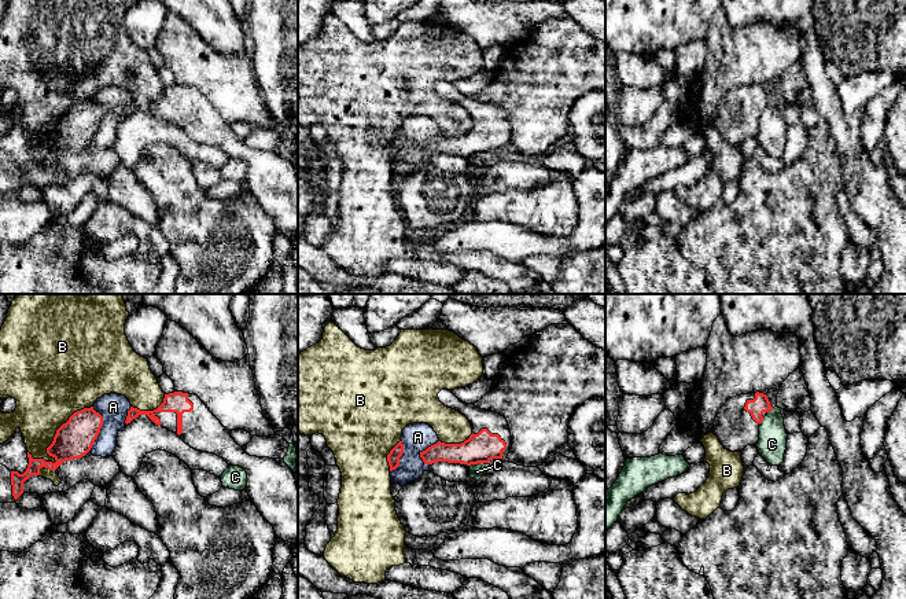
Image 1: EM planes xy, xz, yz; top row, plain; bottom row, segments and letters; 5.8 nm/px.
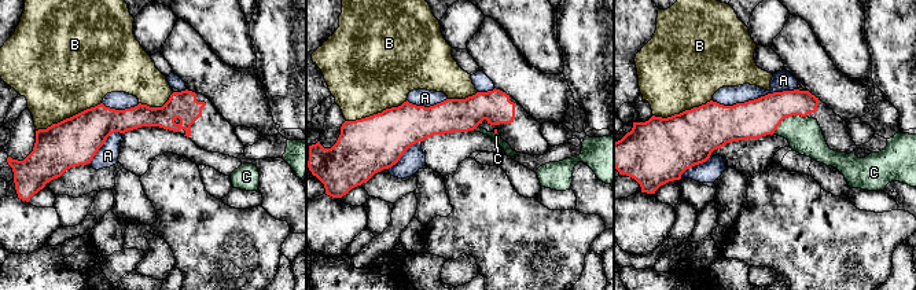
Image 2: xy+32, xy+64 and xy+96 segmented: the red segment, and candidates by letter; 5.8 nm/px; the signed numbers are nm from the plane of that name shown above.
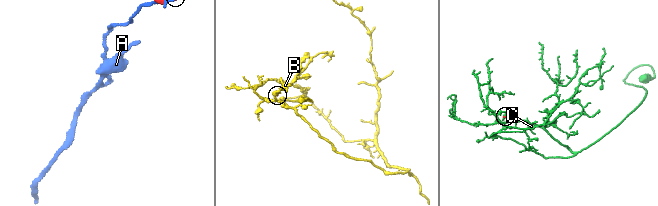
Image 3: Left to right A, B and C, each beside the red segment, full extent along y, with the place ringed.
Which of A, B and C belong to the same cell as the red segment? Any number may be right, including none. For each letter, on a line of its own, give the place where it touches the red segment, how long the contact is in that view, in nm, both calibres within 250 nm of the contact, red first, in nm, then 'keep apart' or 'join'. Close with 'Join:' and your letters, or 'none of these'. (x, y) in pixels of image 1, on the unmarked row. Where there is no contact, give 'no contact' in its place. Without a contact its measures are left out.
A: xy (100, 120) | 260 nm | 220/160 nm | keep apart
B: xy (54, 132) | 480 nm | 220/360 nm | keep apart
C: xz (477, 155) | 90 nm | 180/90 nm | keep apart
Join: none of these

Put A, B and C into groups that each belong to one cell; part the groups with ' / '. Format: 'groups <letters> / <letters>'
groups A / B / C

